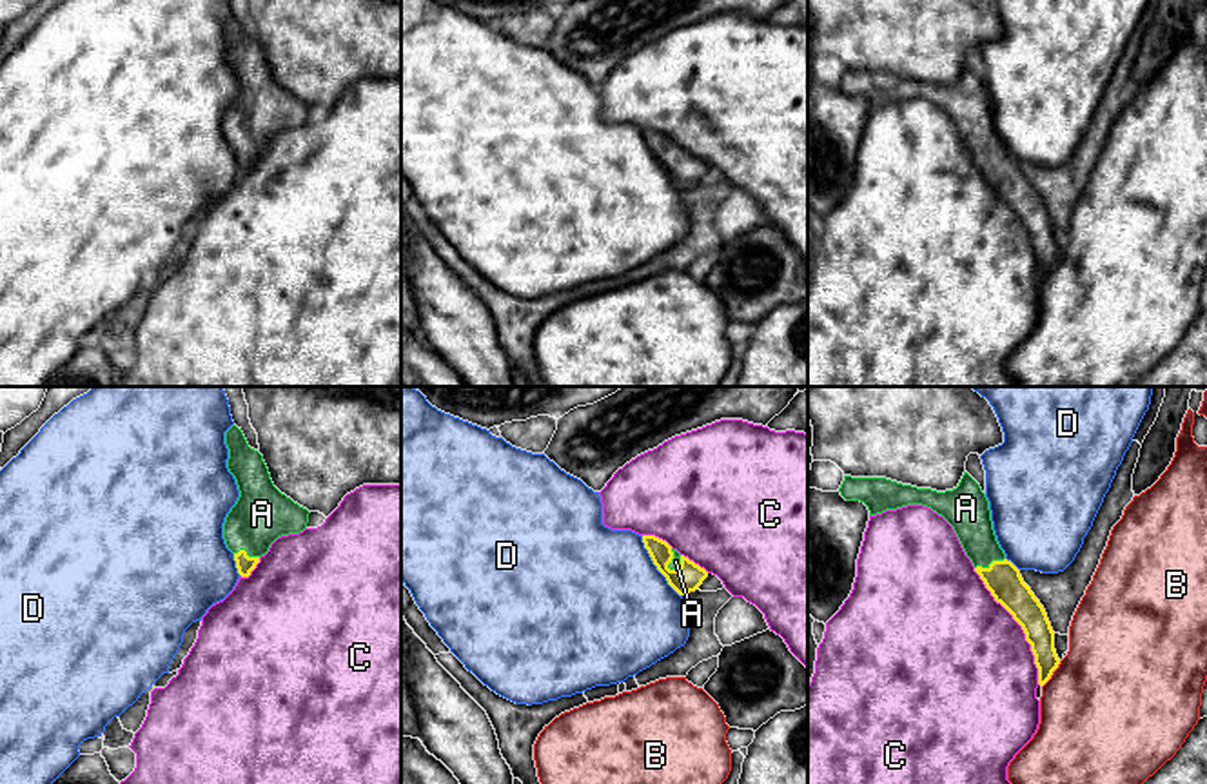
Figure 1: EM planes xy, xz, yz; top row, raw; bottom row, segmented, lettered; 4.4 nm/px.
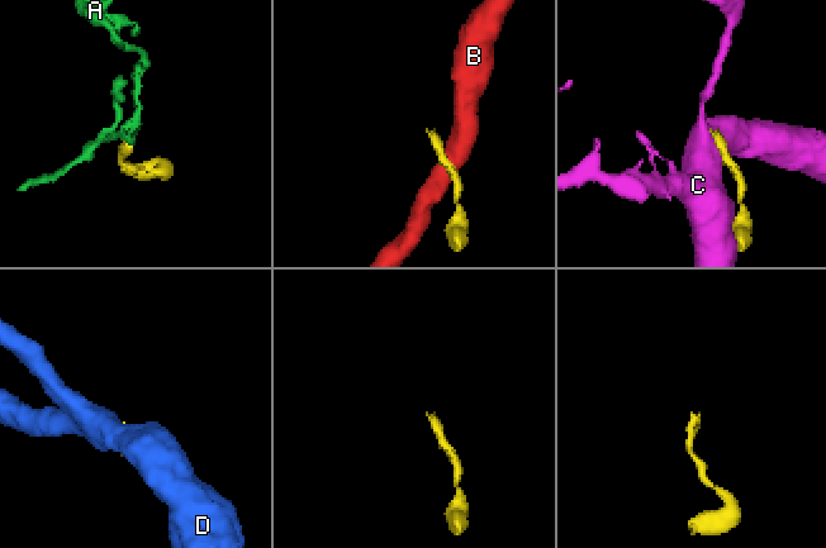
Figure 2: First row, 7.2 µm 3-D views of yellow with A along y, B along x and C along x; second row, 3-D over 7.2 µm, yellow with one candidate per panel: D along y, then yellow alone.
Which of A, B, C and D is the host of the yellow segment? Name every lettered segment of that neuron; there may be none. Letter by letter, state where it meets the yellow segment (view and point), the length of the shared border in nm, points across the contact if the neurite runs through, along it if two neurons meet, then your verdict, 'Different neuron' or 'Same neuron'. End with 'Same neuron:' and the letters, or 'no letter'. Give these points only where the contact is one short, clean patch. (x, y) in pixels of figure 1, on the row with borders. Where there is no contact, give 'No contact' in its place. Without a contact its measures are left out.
A: Touches yellow at yz (991, 563). Shared border 140 nm. Path across: yz (1002, 578), (991, 563), (979, 543), (968, 512). Same neuron
B: Touches yellow at yz (1051, 674). Shared border 150 nm. Different neuron
C: Touches yellow at yz (1020, 625). Shared border 600 nm. Different neuron
D: Touches yellow at xz (656, 565). Shared border 320 nm. Different neuron
Same neuron: A

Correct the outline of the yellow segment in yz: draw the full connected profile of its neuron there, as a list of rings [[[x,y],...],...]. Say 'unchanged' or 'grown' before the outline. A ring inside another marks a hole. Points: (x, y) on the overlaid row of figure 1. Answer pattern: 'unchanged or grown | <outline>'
grown | [[[967,472],[957,488],[946,492],[917,488],[886,477],[851,475],[844,475],[839,492],[846,501],[864,503],[869,515],[908,505],[922,505],[942,515],[953,526],[975,572],[995,601],[1022,626],[1038,668],[1038,684],[1044,686],[1051,679],[1060,659],[1047,613],[1024,583],[1020,570],[1006,559],[993,530],[989,501]]]

